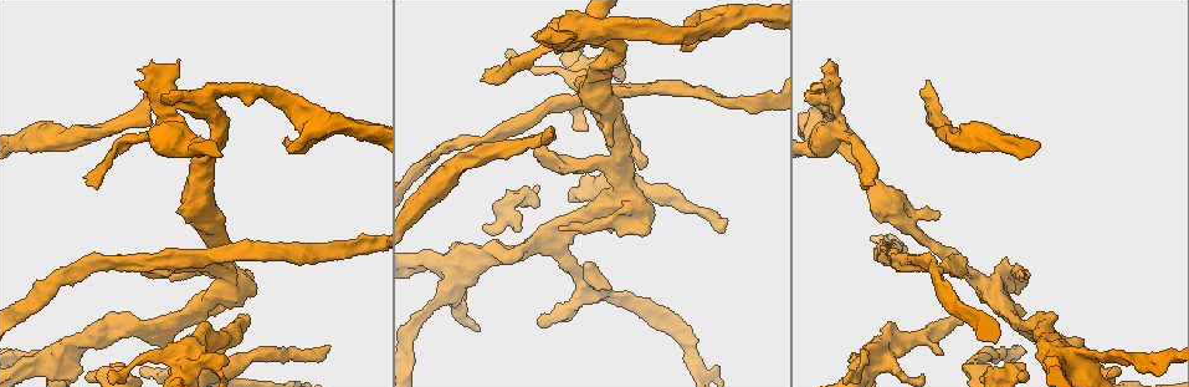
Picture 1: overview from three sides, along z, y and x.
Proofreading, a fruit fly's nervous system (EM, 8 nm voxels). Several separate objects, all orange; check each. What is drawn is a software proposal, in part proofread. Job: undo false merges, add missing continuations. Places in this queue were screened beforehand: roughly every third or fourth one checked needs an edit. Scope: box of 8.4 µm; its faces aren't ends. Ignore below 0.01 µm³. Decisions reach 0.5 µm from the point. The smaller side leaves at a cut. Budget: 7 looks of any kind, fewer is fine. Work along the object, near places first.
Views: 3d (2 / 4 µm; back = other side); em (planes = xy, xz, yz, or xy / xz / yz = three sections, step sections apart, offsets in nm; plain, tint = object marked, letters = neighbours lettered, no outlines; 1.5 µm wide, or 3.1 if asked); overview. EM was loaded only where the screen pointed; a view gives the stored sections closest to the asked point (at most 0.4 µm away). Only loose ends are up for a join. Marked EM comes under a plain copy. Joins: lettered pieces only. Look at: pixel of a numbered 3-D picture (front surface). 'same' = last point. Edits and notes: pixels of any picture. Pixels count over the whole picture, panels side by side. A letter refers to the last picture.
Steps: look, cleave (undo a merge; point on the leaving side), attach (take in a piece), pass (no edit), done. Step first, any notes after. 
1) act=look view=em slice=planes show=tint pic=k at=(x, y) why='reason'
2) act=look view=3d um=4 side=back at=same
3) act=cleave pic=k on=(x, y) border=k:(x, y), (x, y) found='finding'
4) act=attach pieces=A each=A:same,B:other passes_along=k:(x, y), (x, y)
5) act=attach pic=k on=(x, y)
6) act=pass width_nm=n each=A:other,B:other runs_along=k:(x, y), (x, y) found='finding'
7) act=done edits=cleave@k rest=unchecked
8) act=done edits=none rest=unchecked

act=look view=3d um=2 pic=1 at=(1012, 293) why='branch stops here'

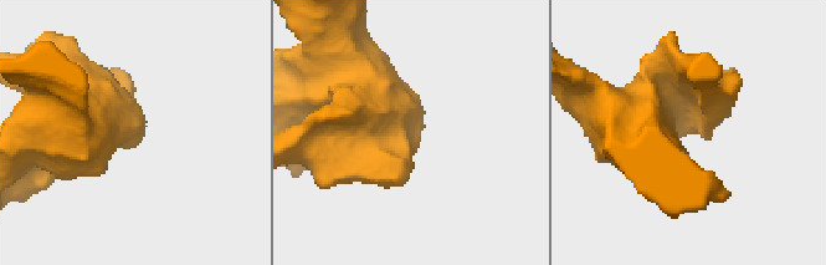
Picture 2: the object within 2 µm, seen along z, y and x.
act=look view=em slice=xy step=8 show=tint pic=2 at=(131, 130)

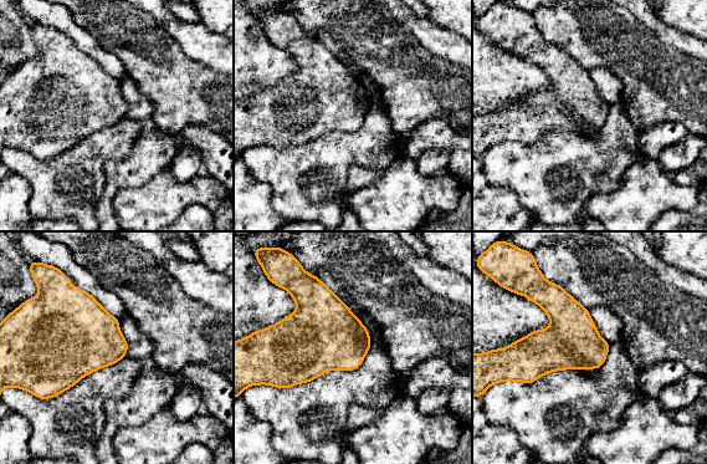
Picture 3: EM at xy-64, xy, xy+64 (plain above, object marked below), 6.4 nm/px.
act=look view=em slice=xz step=8 show=letters at=same

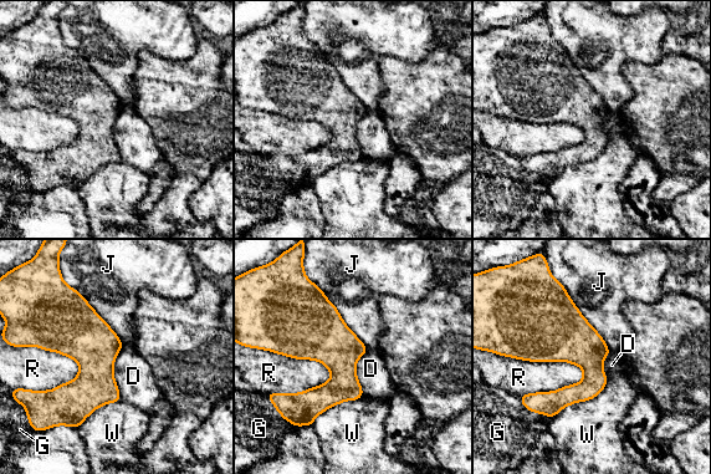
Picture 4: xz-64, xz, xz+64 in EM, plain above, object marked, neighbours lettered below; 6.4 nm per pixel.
act=pass each=D:other,G:other,J:other,R:other,W:other border=4:(506, 355), (572, 362), (584, 376) found='no lettered piece goes on from it'

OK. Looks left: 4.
act=look view=3d um=4 pic=1 at=(296, 128) why='free end'

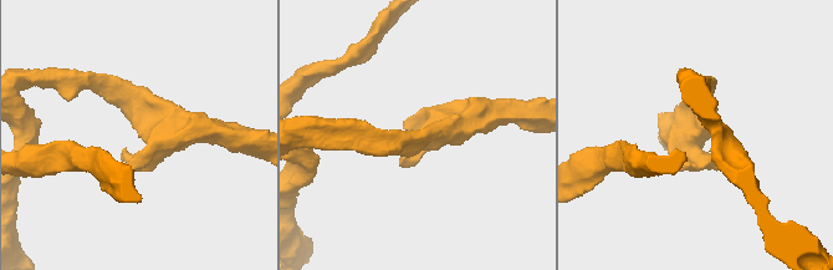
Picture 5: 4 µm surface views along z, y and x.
act=look view=em slice=planes show=letters pic=5 at=(141, 133) why='need the tissue'

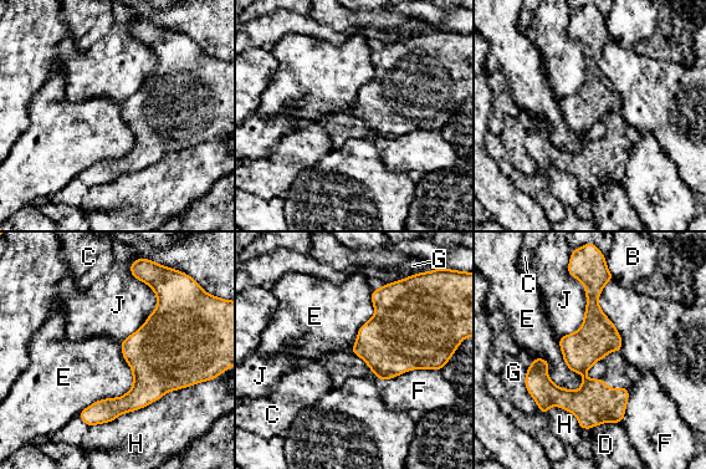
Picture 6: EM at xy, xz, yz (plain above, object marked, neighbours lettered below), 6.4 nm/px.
act=pass width_nm=260 longest_contact=H:650nm each=B:other,C:other,D:other,E:other,F:other,G:other,H:other,J:other found='no lettered piece goes on from it'

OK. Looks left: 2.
act=look view=em slice=planes show=letters pic=1 at=(488, 79) why='tapers out'

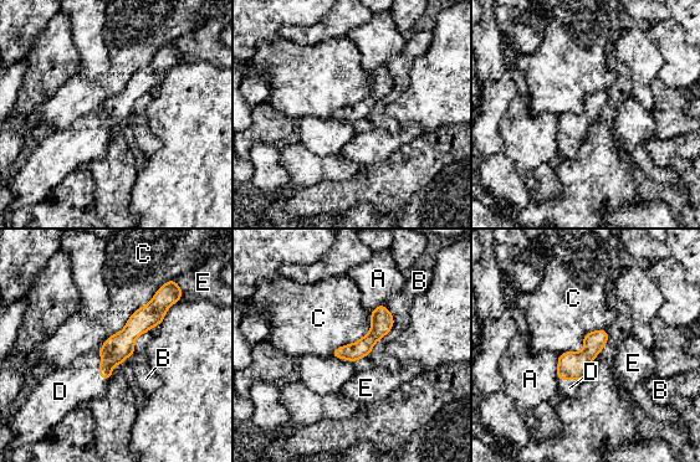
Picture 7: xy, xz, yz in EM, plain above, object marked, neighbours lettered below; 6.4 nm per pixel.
act=attach pieces=D width_nm=110 each=A:other,B:other,C:other,D:same,E:other found='the neuron continues'

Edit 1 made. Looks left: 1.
act=done edits=attach@7 rest=unchecked

